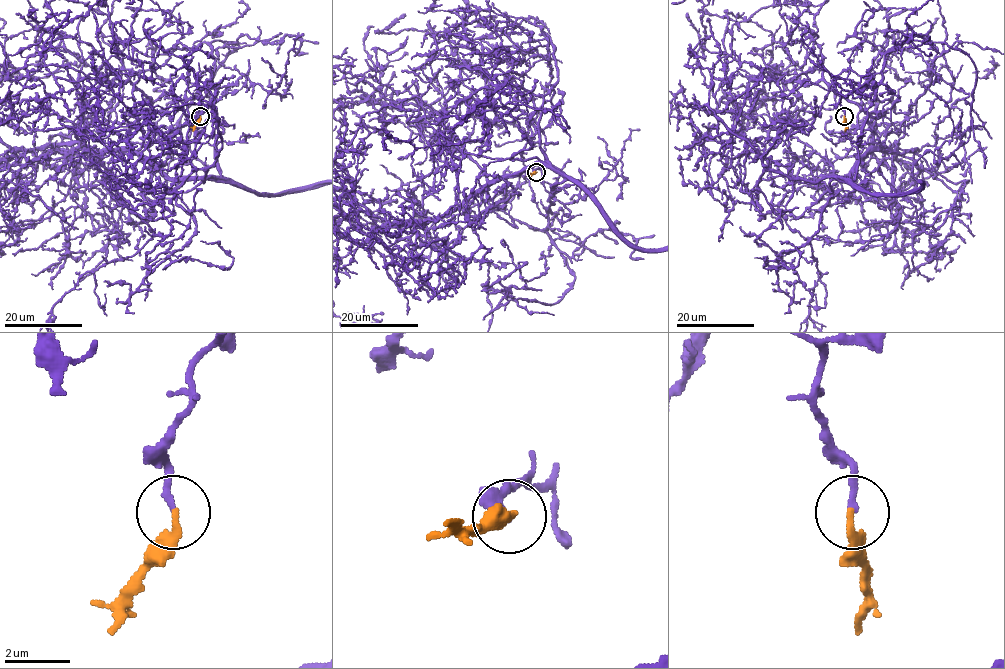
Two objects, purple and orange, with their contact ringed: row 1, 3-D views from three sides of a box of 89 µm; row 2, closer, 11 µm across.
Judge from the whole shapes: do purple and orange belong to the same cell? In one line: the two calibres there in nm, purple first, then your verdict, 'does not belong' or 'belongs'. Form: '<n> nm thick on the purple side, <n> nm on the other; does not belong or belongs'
200 nm thick on the purple side, 240 nm on the other; belongs

